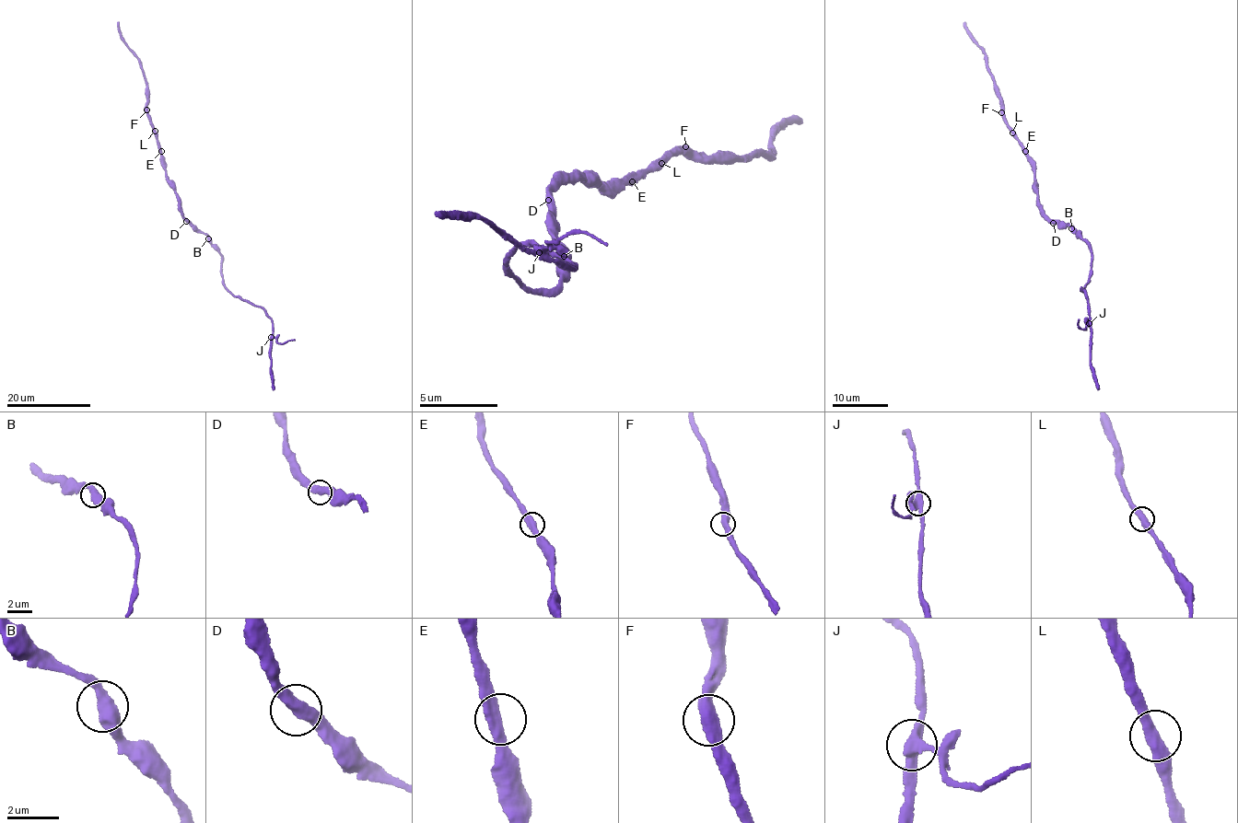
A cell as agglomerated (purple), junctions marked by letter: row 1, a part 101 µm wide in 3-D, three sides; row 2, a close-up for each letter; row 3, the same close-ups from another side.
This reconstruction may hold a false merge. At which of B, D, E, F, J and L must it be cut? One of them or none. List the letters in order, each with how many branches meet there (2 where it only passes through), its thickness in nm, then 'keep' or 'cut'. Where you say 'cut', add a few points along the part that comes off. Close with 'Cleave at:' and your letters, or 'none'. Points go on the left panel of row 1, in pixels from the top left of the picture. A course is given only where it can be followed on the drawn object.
B: branches 2; calibre 480 nm; keep
D: branches 2; calibre 480 nm; keep
E: branches 2; calibre 440 nm; keep
F: branches 2; calibre 480 nm; keep
J: branches 3; calibre 360 nm; cut; course (271, 337), (283, 344), (295, 340)
L: branches 2; calibre 440 nm; keep
Cleave at: J

